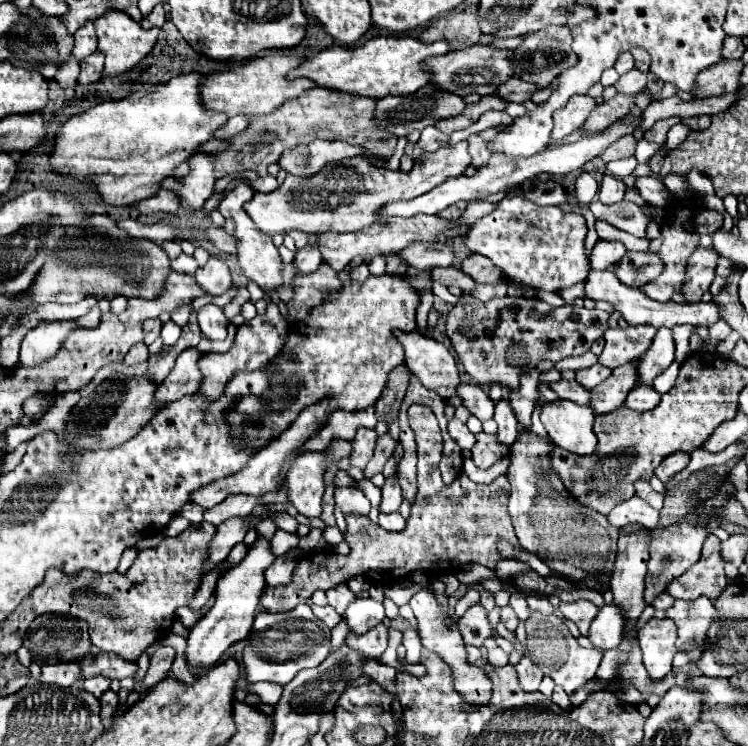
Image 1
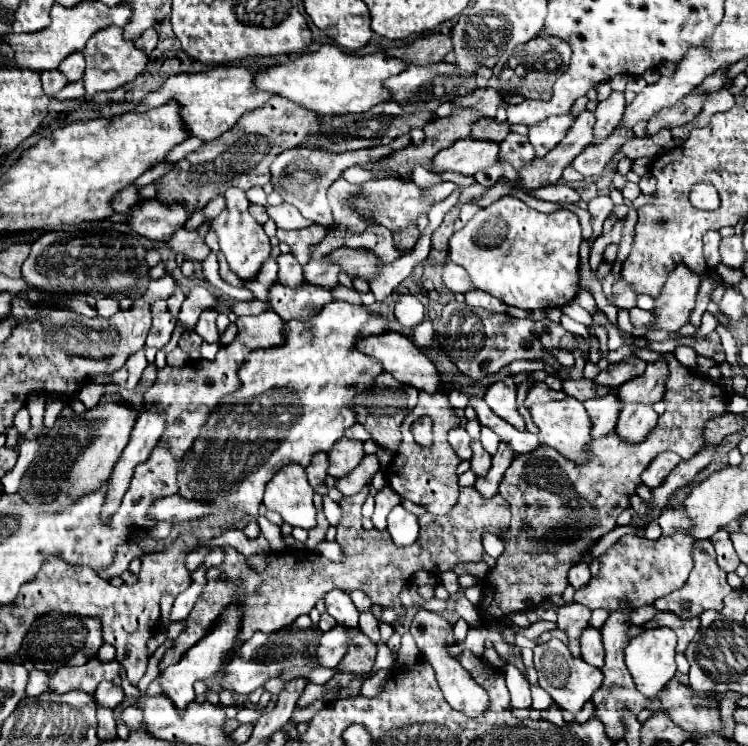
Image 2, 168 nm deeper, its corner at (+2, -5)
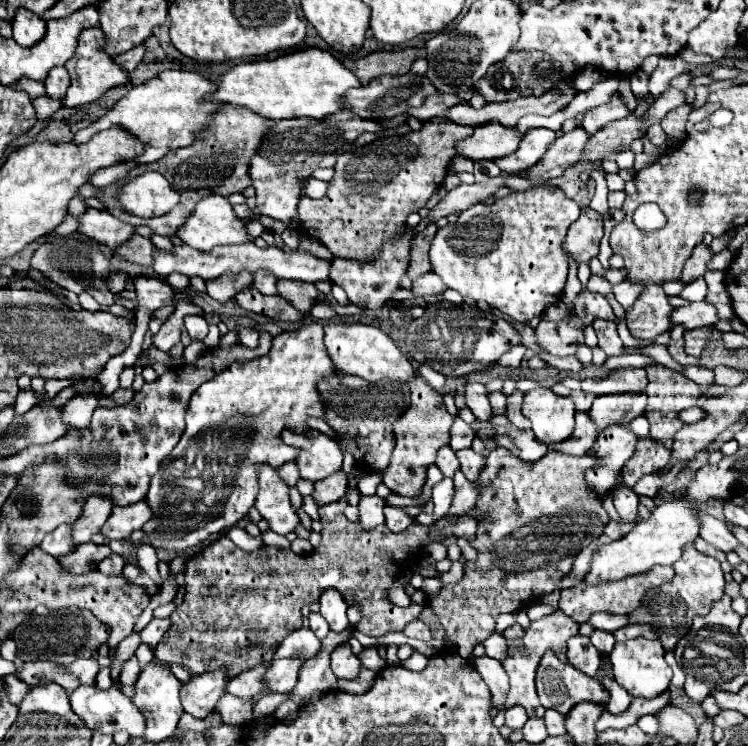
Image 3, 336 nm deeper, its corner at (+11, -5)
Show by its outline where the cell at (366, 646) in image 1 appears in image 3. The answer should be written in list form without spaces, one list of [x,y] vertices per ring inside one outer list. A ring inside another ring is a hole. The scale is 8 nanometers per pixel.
[[[342,644],[340,648],[336,648],[334,652],[332,652],[332,670],[334,670],[334,674],[342,680],[352,680],[354,676],[358,676],[358,672],[360,672],[360,668],[362,668],[362,664],[360,664],[360,660],[352,654],[352,650],[350,650],[350,646],[348,644]]]

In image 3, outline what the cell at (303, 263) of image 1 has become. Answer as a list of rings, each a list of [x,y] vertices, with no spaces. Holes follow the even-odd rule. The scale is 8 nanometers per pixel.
[[[254,272],[252,276],[254,276],[252,286],[260,294],[266,294],[266,296],[274,296],[276,294],[276,278],[274,276],[268,276],[268,272]]]

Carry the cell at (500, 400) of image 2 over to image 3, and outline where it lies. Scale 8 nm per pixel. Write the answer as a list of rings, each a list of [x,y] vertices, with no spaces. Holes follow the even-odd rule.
[[[476,382],[466,384],[464,386],[464,400],[466,400],[466,408],[470,408],[478,420],[490,420],[492,418],[488,394],[486,394],[482,384],[476,384]]]

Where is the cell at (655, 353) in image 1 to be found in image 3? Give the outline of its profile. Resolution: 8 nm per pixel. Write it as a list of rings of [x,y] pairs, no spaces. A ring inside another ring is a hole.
[[[646,394],[642,396],[598,396],[594,398],[588,416],[596,424],[598,432],[612,424],[628,424],[632,418],[644,414]]]

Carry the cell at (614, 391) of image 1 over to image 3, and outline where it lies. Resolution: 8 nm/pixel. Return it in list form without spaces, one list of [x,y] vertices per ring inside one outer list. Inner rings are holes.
[[[578,412],[576,414],[576,428],[574,428],[572,436],[566,442],[552,444],[552,448],[558,450],[558,452],[564,452],[564,454],[572,454],[572,456],[584,456],[592,450],[592,444],[596,442],[596,436],[598,436],[596,426],[588,418],[588,414]]]

